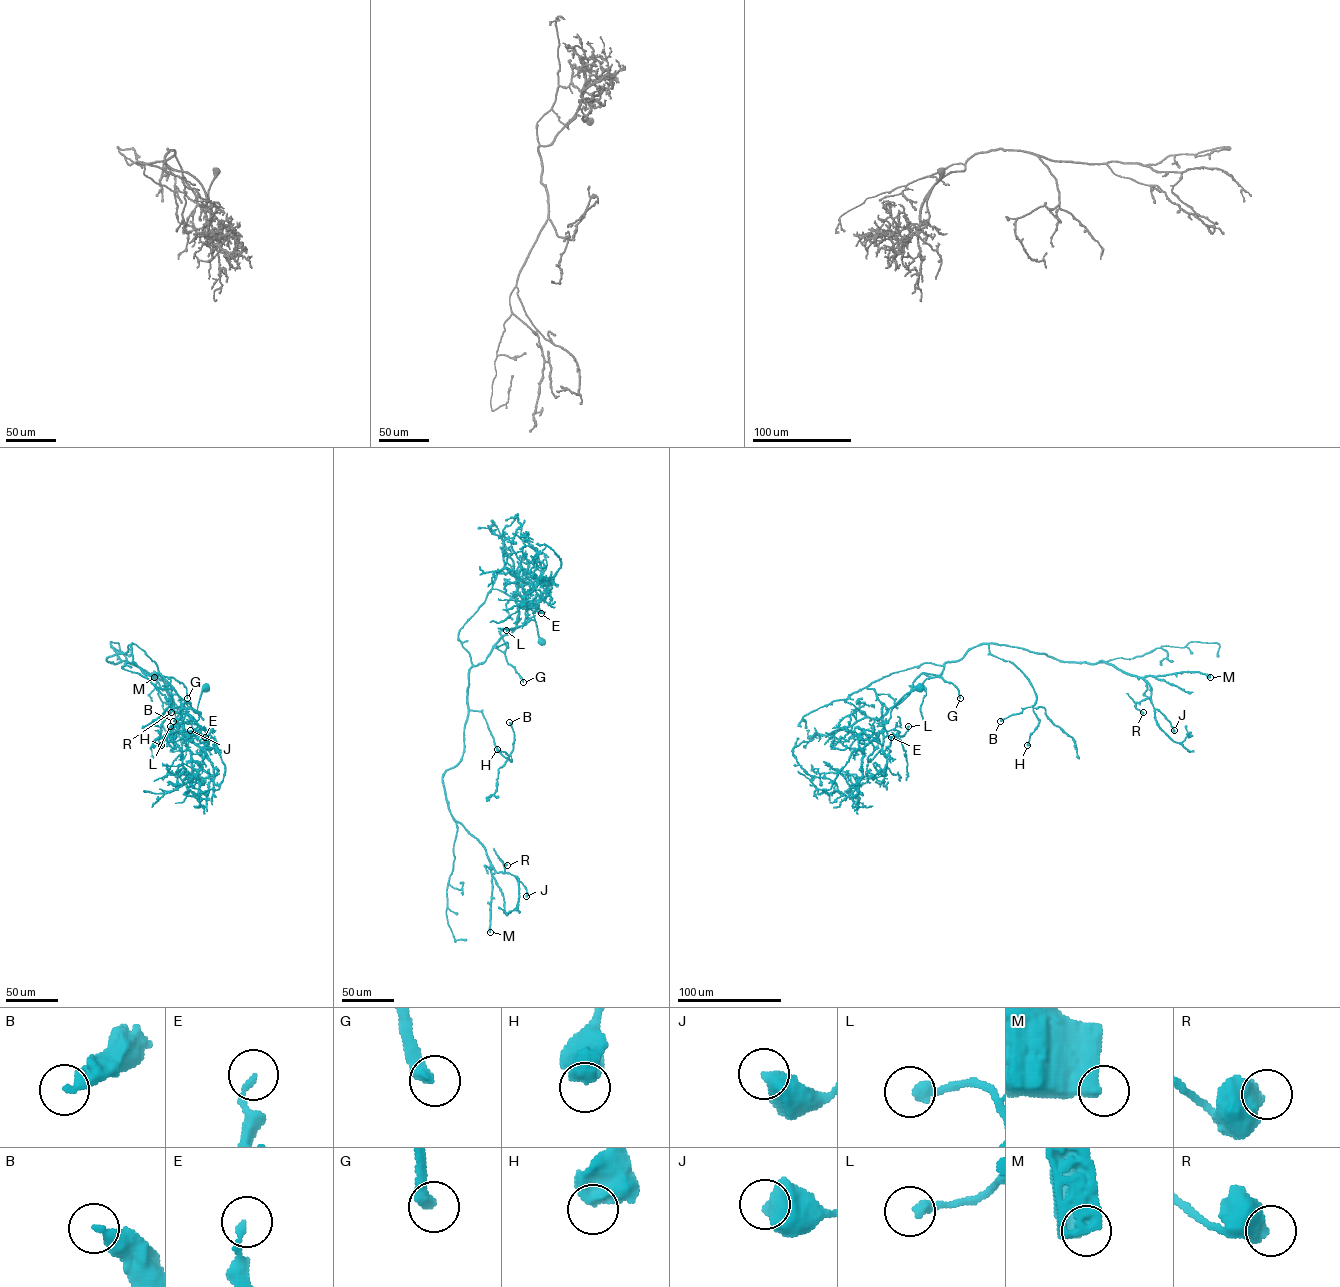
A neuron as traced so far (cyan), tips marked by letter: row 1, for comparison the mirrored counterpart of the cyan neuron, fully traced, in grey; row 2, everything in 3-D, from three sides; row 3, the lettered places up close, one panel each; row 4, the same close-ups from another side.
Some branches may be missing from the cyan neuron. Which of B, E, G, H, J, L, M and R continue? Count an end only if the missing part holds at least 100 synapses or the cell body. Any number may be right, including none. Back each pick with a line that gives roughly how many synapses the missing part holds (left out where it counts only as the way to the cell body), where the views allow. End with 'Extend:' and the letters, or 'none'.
G: about 100 synapses
Extend: G

